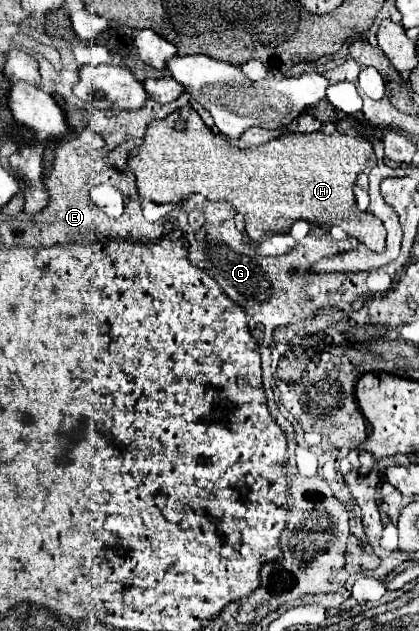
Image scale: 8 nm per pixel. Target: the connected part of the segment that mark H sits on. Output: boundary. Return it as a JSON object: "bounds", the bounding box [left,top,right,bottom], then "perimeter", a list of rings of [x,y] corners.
{"bounds":[128,105,386,253],"perimeter":[[[190,105],[176,109],[166,119],[150,121],[144,143],[138,147],[138,153],[128,159],[128,167],[138,181],[140,199],[154,203],[180,203],[192,193],[202,193],[208,201],[226,201],[240,215],[244,215],[246,235],[252,241],[260,241],[260,237],[268,231],[286,233],[294,221],[302,219],[326,229],[338,225],[348,233],[348,237],[354,237],[372,251],[382,253],[386,249],[386,229],[380,219],[358,209],[352,193],[356,175],[368,173],[374,165],[376,155],[372,151],[372,143],[344,133],[288,133],[254,149],[238,149],[232,147],[222,135],[214,135]]]}

